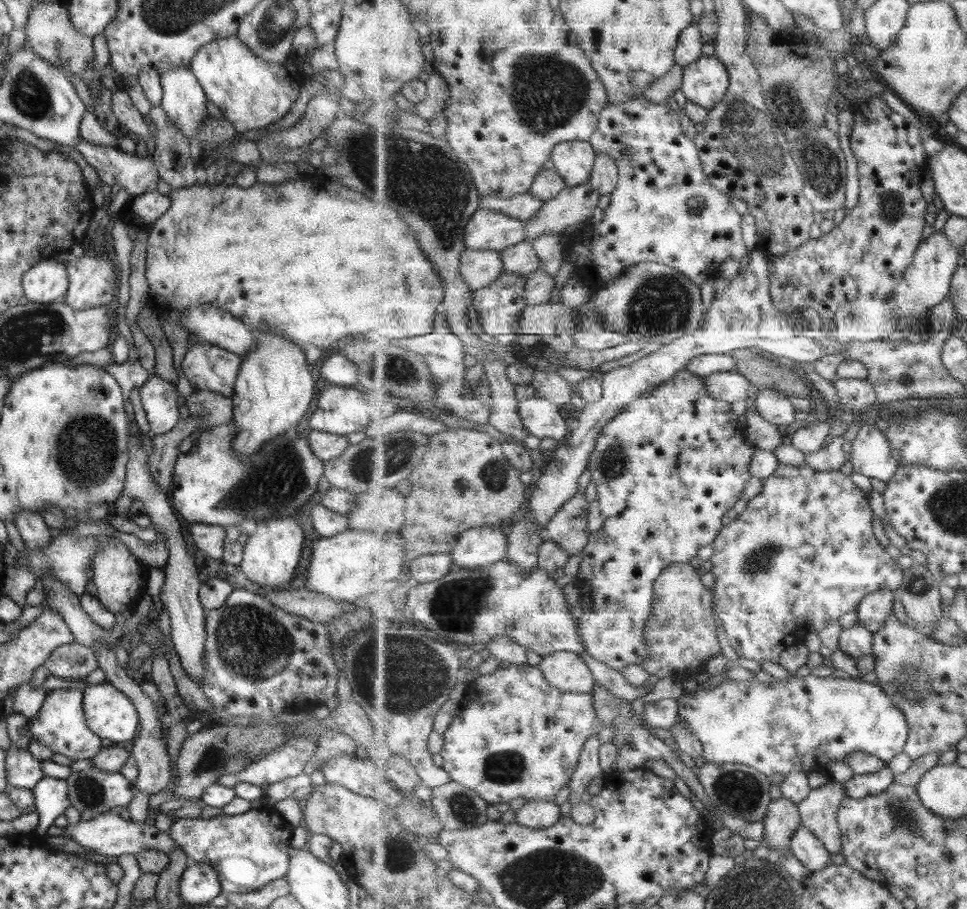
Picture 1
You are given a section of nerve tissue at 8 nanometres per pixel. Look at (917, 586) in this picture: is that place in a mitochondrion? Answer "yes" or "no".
yes

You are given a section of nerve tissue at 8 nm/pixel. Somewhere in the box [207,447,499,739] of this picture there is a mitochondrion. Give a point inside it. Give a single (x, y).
(399, 674)

